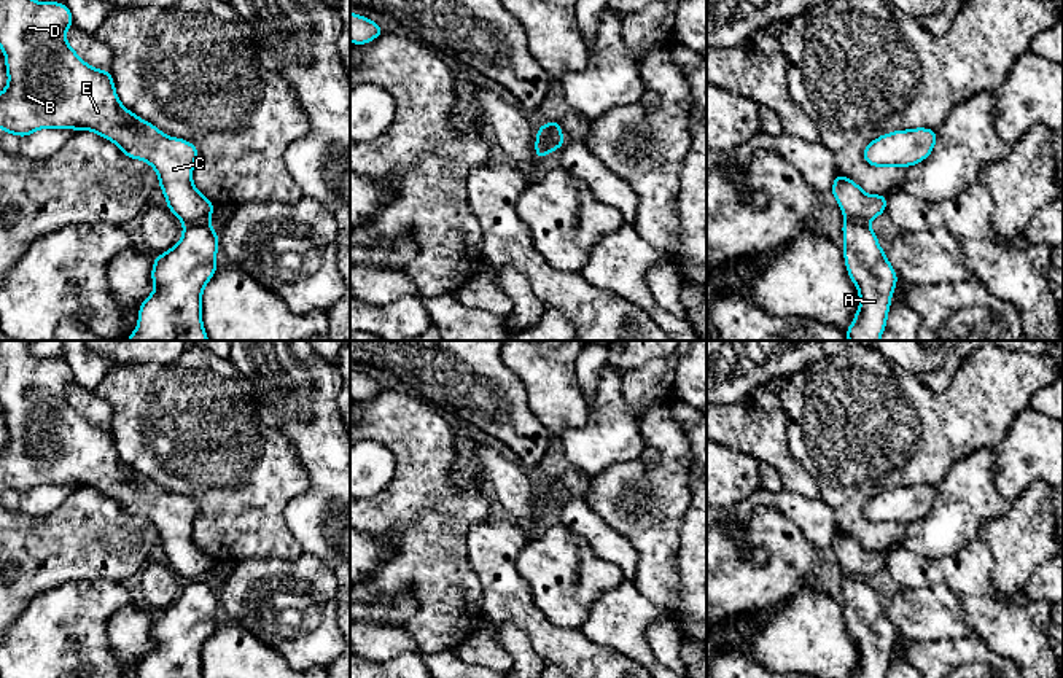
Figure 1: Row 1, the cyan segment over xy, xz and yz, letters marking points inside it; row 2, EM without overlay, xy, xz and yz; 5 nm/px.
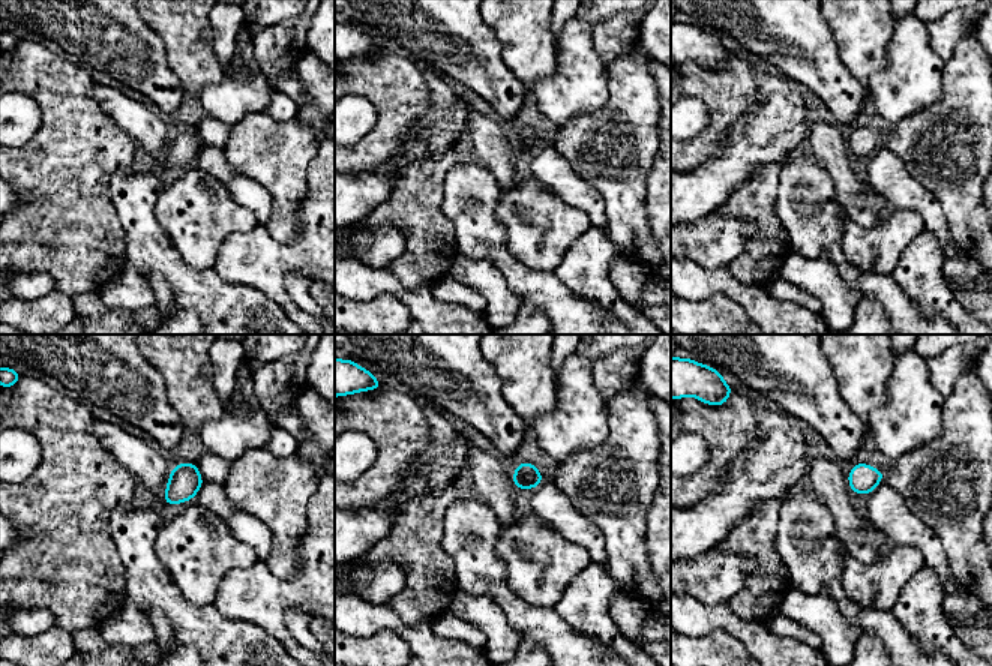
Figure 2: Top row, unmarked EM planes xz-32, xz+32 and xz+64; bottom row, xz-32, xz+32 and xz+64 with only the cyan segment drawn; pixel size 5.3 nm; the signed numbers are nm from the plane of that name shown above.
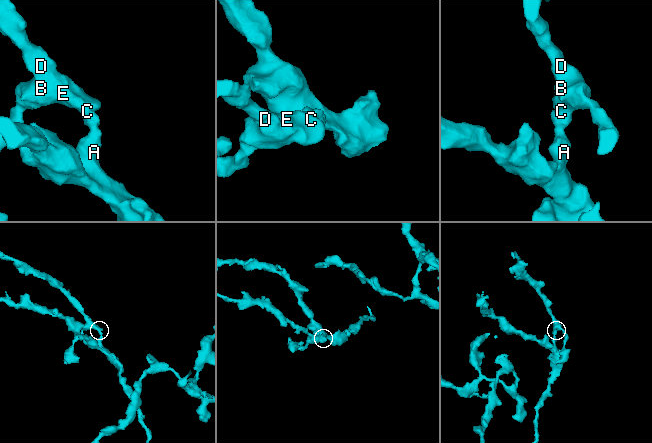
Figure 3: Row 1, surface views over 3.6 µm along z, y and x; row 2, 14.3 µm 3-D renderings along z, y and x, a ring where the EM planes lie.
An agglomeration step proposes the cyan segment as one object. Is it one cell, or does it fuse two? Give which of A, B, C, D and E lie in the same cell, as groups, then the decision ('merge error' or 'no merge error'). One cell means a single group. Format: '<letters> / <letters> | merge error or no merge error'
A / B C D E | merge error

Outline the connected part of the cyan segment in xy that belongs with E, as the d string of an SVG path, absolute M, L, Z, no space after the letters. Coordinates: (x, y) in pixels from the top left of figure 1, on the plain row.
M0 341L0 404L8 431L8 441L0 449L0 485L18 493L46 484L95 489L127 514L145 517L156 527L167 565L183 583L208 578L216 562L193 540L197 505L129 468L118 455L111 428L86 420L67 399L70 382L73 372L65 360L32 357L29 341Z

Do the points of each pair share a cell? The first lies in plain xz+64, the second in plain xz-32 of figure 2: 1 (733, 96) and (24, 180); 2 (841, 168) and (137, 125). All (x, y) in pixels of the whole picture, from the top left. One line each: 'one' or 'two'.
1: one
2: one

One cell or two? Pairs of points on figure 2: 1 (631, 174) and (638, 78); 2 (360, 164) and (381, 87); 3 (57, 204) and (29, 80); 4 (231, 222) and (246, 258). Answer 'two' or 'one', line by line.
1: one
2: one
3: one
4: two

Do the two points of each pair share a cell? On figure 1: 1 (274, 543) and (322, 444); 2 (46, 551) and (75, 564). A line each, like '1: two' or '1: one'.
1: two
2: one

